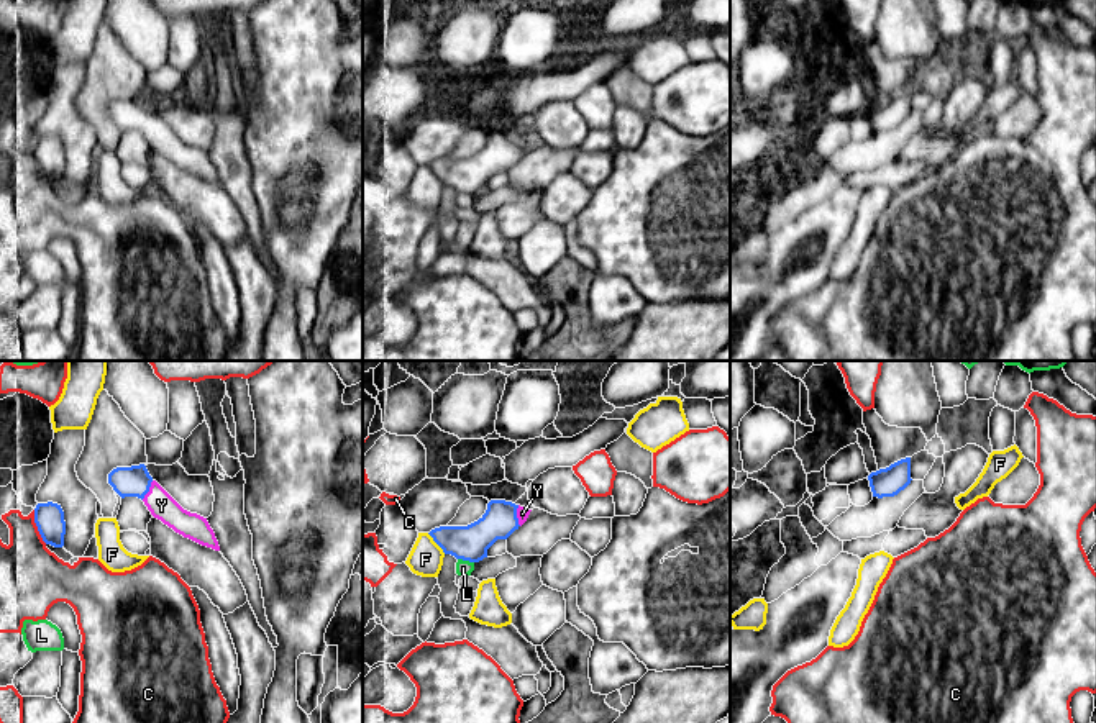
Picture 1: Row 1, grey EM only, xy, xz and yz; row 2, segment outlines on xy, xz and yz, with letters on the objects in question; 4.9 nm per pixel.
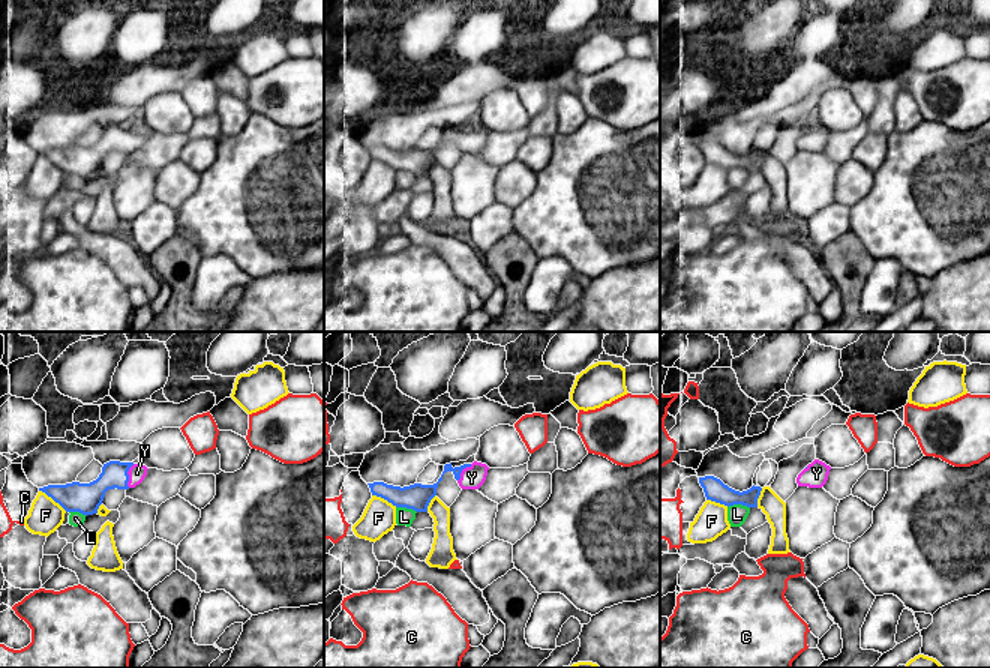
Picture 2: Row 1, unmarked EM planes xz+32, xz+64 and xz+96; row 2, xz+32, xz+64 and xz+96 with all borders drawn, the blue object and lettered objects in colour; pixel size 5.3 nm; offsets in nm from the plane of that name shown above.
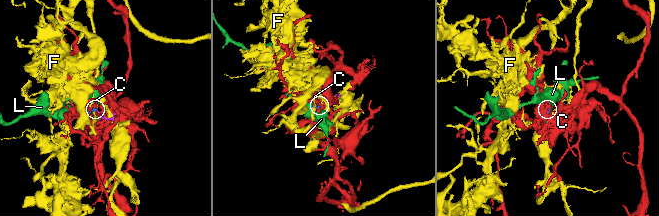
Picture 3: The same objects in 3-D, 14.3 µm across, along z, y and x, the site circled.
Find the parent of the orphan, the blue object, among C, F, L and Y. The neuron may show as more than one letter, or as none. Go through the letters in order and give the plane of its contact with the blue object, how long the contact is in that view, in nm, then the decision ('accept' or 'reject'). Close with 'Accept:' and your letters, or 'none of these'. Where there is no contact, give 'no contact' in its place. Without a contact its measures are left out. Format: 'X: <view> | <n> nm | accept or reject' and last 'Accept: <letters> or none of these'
C: xy | 180 nm | reject
F: xz | 140 nm | reject
L: xz | 80 nm | reject
Y: xz | 110 nm | accept
Accept: Y

